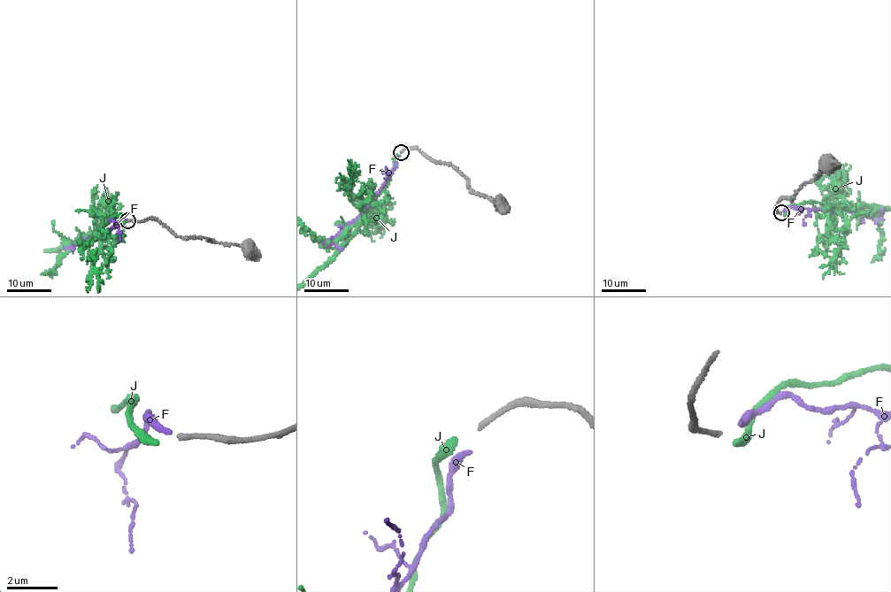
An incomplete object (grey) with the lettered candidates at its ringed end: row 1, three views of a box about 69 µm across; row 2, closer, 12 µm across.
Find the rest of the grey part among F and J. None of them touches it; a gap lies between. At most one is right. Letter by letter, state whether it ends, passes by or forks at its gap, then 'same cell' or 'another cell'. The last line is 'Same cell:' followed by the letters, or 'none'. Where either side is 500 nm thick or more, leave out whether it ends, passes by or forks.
F: it ends | another cell
J: it ends | same cell
Same cell: J

